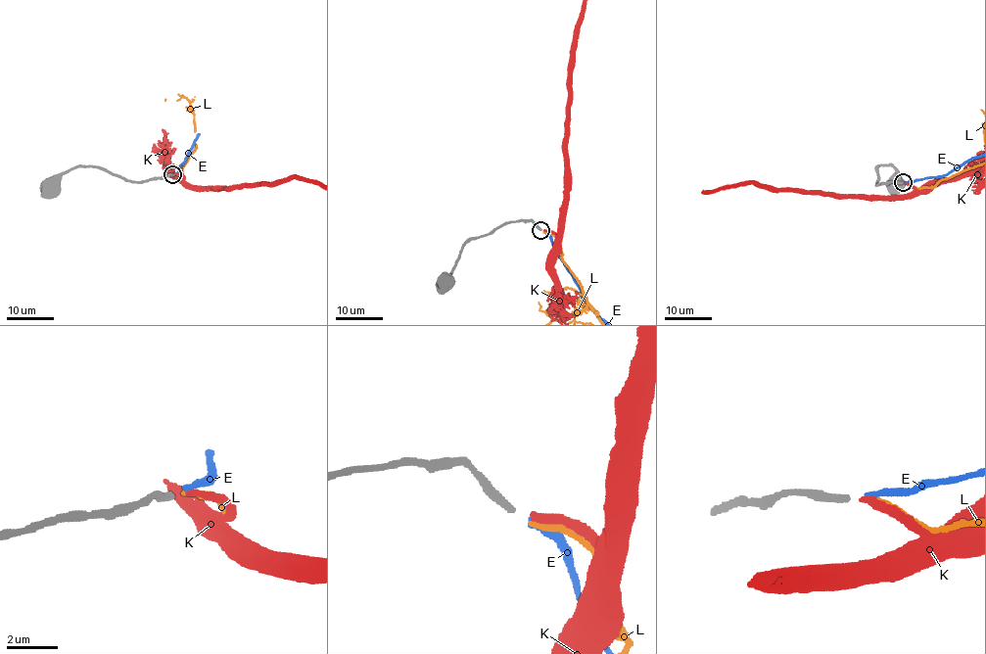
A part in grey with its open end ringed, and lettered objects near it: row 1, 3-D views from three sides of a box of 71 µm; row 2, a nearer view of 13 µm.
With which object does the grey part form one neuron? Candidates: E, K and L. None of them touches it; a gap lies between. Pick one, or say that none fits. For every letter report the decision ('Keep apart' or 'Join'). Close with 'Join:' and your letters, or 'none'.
E: Join
K: Keep apart
L: Keep apart
Join: E

